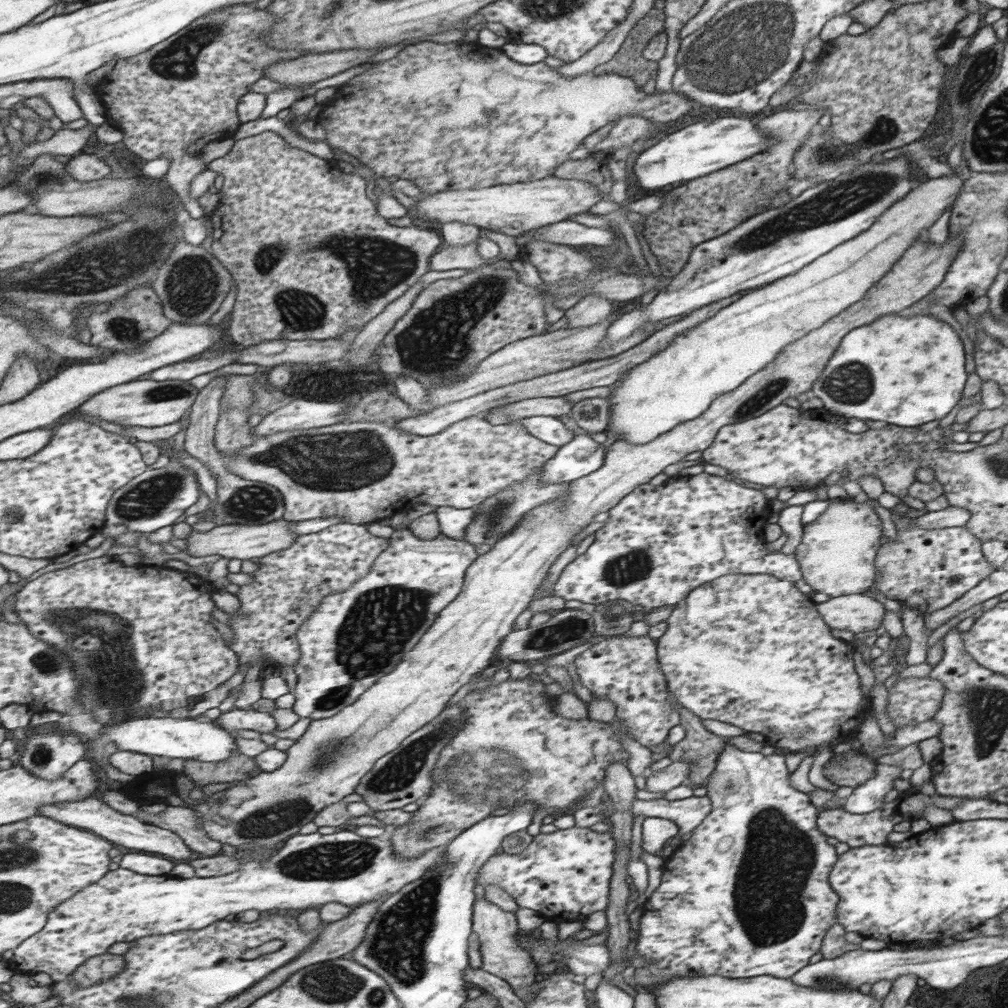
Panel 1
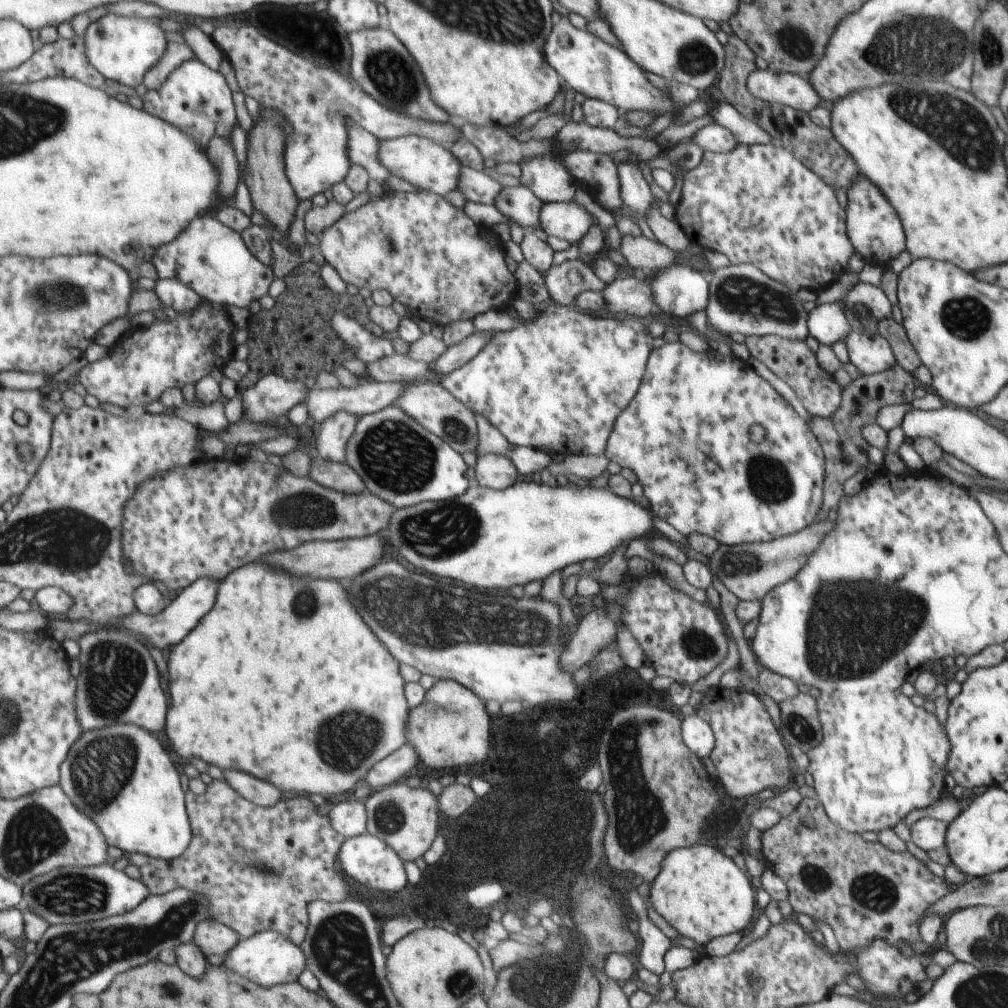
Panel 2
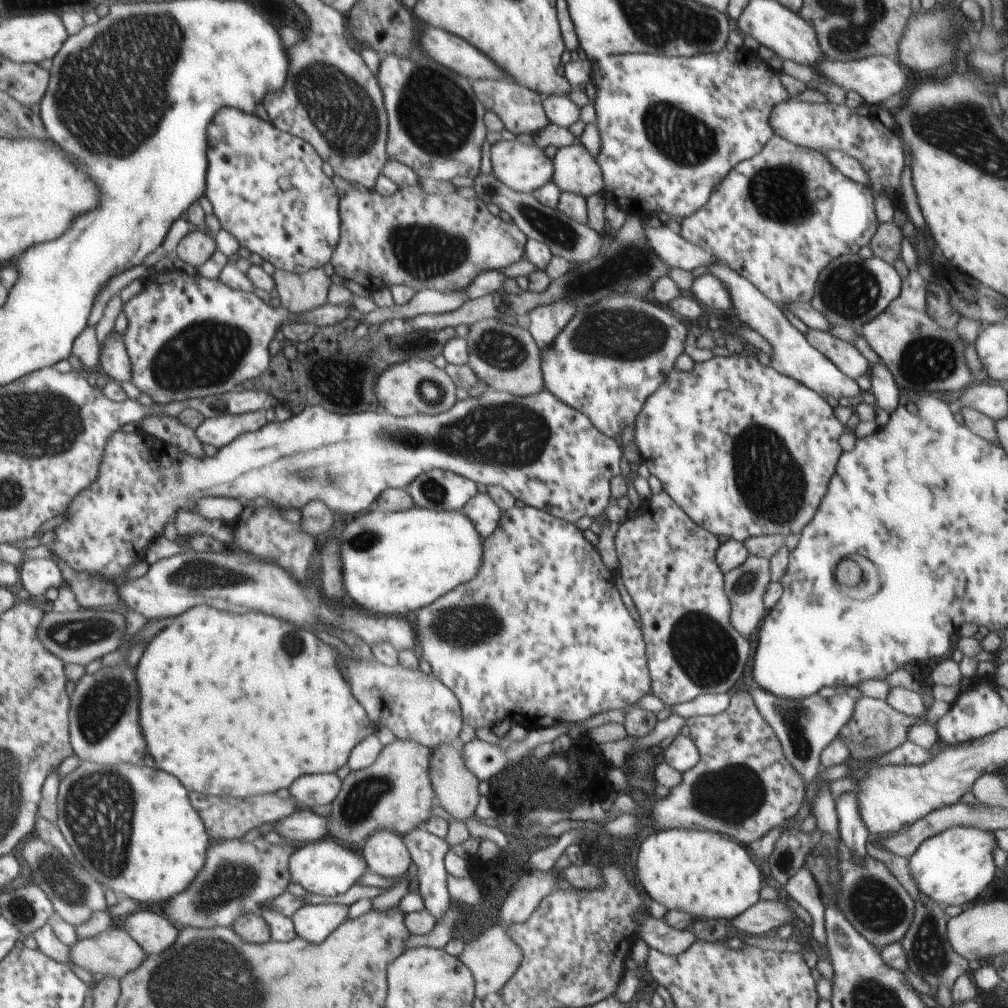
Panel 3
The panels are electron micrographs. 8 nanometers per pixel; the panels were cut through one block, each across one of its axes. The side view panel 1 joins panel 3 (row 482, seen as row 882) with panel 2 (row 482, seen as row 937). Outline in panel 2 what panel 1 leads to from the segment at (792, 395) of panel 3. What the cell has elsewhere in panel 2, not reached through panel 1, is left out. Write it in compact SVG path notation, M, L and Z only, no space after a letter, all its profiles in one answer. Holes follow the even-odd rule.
M680 341L676 343L666 343L660 348L656 348L656 356L647 361L648 372L644 372L644 384L640 384L640 396L628 404L628 412L624 416L618 416L616 422L616 436L607 441L608 452L605 456L609 461L618 463L620 467L630 469L636 477L638 483L644 489L643 500L648 508L660 519L673 526L680 534L690 537L693 533L709 535L720 545L739 546L745 543L762 543L773 539L786 538L796 532L803 531L816 521L816 512L820 511L822 503L822 488L826 487L827 458L823 452L823 442L808 426L806 420L802 420L796 410L764 380L760 378L750 361L744 362L733 355L722 356L713 349L706 352L693 352ZM748 430L752 432L764 432L764 438L756 442L756 434L748 438Z

